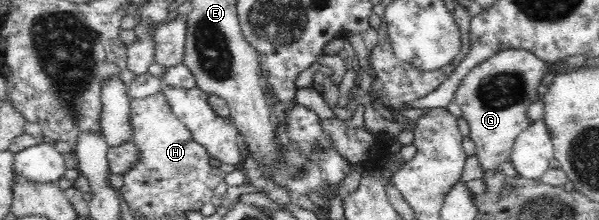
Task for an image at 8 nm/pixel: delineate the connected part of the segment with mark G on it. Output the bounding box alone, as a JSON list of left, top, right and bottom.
[454,49,554,171]

